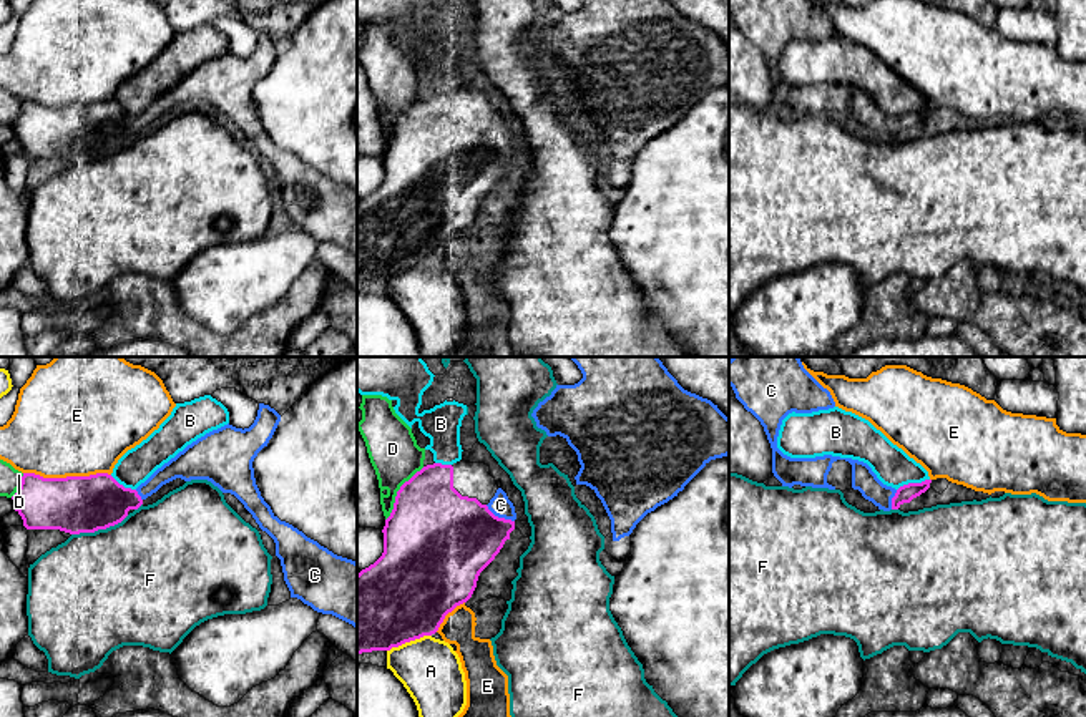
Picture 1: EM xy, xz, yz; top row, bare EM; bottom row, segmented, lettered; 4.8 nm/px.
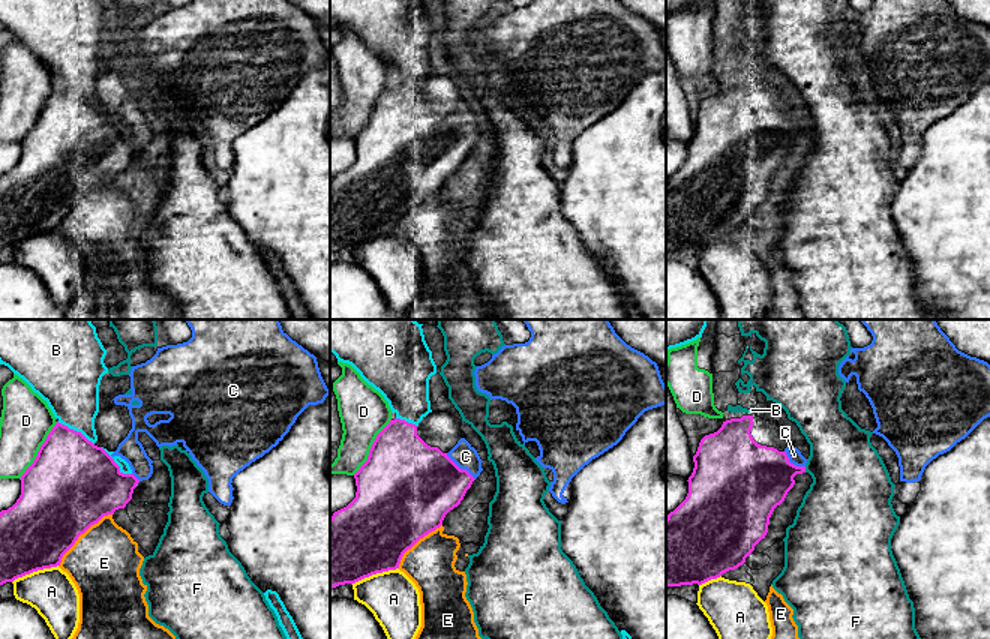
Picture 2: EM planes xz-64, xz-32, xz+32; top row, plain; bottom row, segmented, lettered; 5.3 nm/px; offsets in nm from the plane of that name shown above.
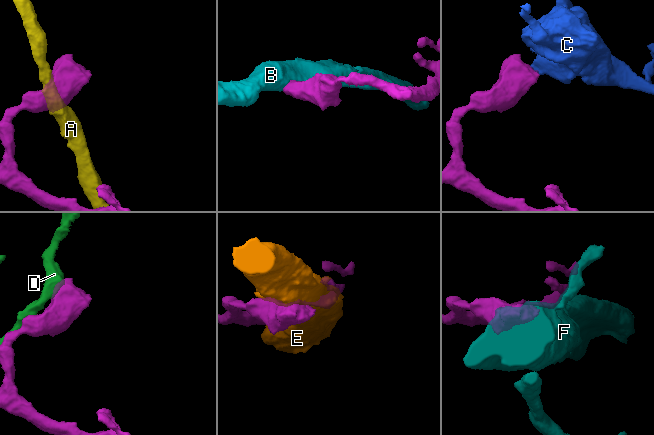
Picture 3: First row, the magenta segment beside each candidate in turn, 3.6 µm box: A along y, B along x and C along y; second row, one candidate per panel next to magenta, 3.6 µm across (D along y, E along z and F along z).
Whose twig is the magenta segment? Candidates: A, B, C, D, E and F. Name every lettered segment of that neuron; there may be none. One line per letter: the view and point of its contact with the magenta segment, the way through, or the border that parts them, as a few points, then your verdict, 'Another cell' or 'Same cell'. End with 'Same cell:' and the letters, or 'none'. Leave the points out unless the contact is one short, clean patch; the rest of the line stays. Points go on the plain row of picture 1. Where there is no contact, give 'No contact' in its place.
A: Touches magenta at xz (409, 269). Another cell
B: Touches magenta at yz (912, 112). Another cell
C: Touches magenta at xz (500, 146). Path across: xz (454, 166), (500, 146), (500, 133). Same cell
D: Touches magenta at xz (397, 120). Another cell
E: Touches magenta at xy (67, 105). Another cell
F: Touches magenta at xy (100, 156). Another cell
Same cell: C

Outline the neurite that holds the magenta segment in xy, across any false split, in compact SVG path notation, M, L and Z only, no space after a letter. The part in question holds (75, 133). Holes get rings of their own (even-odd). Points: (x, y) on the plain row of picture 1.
M259 32L249 56L227 51L206 61L136 118L125 116L108 101L66 106L23 101L12 124L15 139L27 158L95 161L121 151L130 138L138 138L148 124L176 106L208 108L223 121L234 123L274 168L291 226L357 256L357 191L281 149L256 113L252 90L267 75L279 50L281 43L274 37Z

